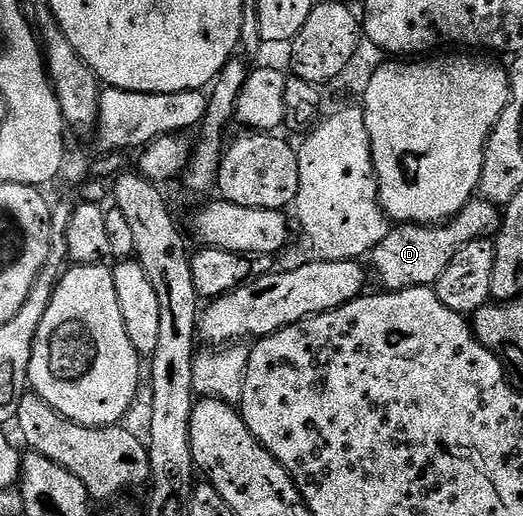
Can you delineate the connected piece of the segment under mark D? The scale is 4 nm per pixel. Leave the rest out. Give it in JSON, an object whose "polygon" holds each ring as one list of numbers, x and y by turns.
{"polygon":[[473,199,466,203,466,207,462,207,462,211,458,211,458,215,439,225,429,227,397,224,389,228,385,238,373,247,370,254,371,272,375,280,377,277,384,284,381,286,388,291,435,286,442,271,446,271,450,259,454,259,454,255,462,251,466,243,474,243,495,234,499,230,501,220,501,210,491,201]]}

